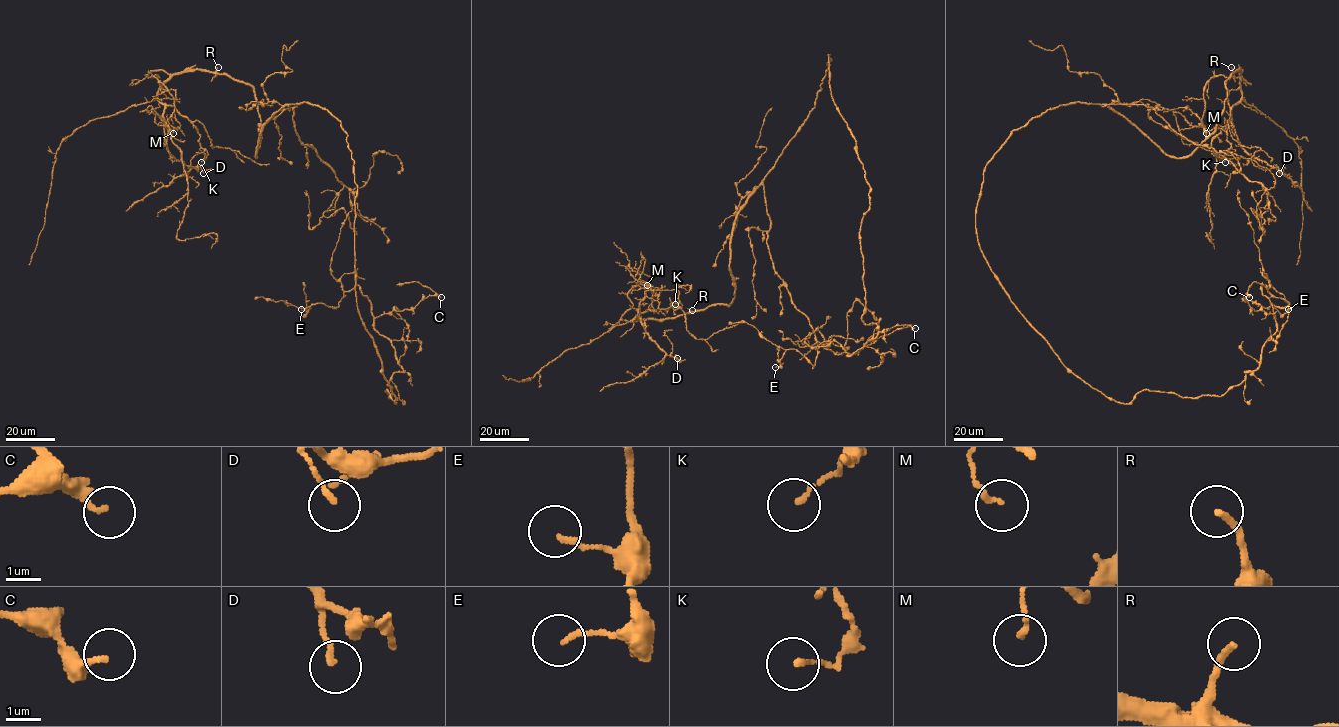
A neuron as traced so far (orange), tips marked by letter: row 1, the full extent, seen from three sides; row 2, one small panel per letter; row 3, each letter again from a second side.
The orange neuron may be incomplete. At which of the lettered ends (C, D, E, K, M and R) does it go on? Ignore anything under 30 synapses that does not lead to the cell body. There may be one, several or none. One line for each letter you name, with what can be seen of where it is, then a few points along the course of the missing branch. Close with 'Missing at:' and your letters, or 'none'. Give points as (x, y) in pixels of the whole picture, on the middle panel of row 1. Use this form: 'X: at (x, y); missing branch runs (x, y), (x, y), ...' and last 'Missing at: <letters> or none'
Missing at: none

